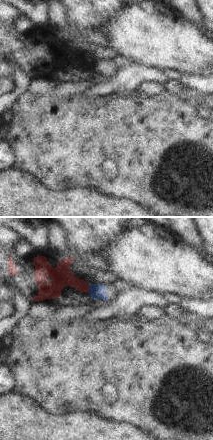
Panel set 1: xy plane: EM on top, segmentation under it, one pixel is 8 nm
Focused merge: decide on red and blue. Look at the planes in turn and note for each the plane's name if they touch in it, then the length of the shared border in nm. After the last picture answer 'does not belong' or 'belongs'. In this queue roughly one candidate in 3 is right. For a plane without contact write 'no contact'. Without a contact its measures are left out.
meets red in xy; contact 60 nm long

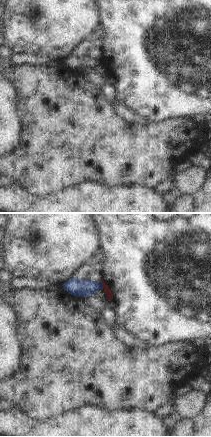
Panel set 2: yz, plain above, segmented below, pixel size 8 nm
meets red in yz; contact 70 nm long

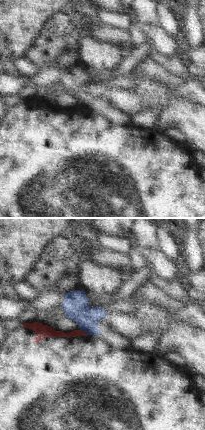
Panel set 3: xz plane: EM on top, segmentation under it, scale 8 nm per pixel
meets red in xz; contact 90 nm long

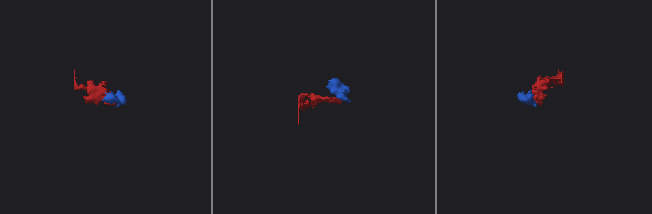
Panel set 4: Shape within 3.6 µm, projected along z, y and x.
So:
does not belong

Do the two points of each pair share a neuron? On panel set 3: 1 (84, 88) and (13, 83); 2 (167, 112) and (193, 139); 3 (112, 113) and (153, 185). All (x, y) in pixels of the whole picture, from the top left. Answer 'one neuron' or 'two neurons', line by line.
1: one neuron
2: one neuron
3: two neurons

